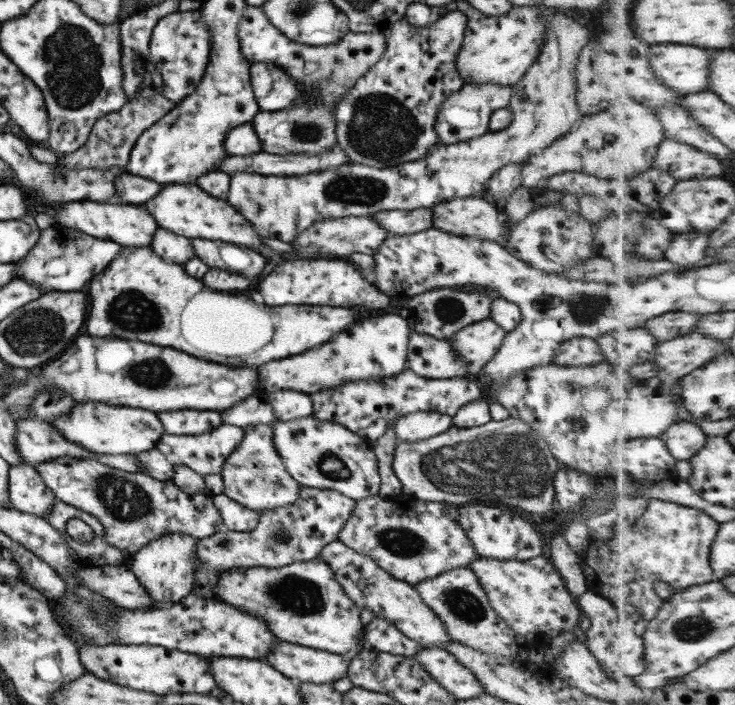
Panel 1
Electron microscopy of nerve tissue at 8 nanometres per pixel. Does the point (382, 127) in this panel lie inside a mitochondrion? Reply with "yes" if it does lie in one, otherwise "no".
yes

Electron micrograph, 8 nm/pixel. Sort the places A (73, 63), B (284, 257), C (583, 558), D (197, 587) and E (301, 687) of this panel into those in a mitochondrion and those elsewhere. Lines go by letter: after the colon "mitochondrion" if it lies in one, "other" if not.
A: mitochondrion
B: other
C: other
D: other
E: other

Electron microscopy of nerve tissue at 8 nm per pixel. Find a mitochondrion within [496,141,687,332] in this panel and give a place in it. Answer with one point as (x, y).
(585, 308)

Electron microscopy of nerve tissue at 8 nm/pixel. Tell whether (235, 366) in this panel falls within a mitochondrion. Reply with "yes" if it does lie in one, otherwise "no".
no

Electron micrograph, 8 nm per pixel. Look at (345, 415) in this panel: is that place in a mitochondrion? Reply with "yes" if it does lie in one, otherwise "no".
no

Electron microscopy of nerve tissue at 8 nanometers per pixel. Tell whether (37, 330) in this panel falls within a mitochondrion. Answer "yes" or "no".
yes

